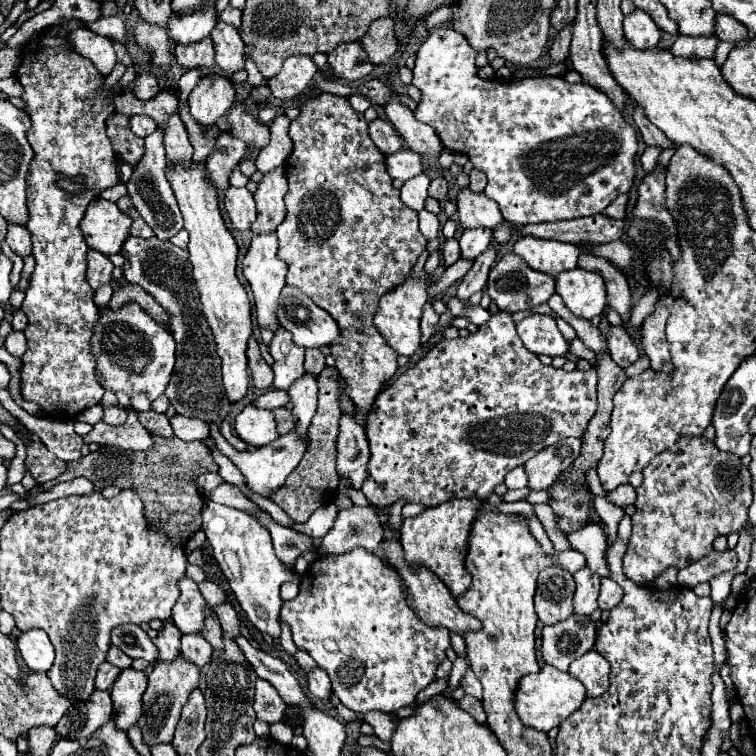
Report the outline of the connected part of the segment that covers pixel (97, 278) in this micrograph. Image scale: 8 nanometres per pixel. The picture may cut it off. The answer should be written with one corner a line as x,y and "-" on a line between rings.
88,251
86,255
86,281
90,283
92,289
98,289
100,285
108,285
112,281
112,271
114,265
110,263
110,259
106,255
102,255
100,251

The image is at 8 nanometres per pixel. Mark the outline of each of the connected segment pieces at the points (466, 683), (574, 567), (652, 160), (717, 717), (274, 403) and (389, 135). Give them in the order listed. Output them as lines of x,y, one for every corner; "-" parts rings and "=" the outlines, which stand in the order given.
470,667
466,669
466,673
464,673
462,681
460,681
460,687
462,687
466,693
470,693
470,695
474,695
474,697
482,699
482,685
480,685
478,677
472,673
472,669
470,669
=
570,549
570,551
554,551
552,559
562,565
564,569
568,569
570,573
576,573
578,569
582,569
586,565
586,559
582,553
578,553
576,549
=
646,147
642,157
640,157
640,163
642,163
642,169
646,175
650,175
654,169
656,169
656,161
658,161
658,155
660,155
660,149
658,147
=
714,667
712,673
712,725
720,731
728,731
732,721
730,721
730,703
728,703
728,693
726,693
726,685
718,673
718,669
=
274,389
274,391
268,391
268,393
260,395
254,403
260,409
278,409
278,407
286,407
288,401
290,401
288,393
282,393
282,391
276,391
=
376,119
370,123
370,137
374,141
374,145
384,153
384,155
392,155
400,149
404,149
404,141
402,137
398,137
398,131
392,129
392,125
388,121

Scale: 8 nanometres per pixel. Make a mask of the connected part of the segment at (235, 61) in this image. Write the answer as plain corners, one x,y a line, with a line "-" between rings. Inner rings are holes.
218,21
210,33
210,39
214,41
216,63
222,71
232,75
244,67
244,43
232,25

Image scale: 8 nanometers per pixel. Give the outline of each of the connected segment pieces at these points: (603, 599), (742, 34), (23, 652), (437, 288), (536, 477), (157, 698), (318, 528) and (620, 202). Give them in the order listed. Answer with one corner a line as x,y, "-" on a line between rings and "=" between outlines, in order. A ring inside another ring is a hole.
602,577
602,587
600,587
600,597
598,597
598,605
602,611
610,611
612,607
616,607
622,601
622,587
612,581
610,577
=
724,13
716,15
716,37
720,41
732,41
732,43
740,43
744,39
748,39
748,29
744,25
738,25
738,21
734,21
734,17
726,17
=
30,629
16,641
20,657
30,671
48,671
54,663
54,647
42,629
=
460,257
452,267
448,267
448,269
442,273
442,277
432,283
432,287
430,287
430,299
434,299
438,293
442,293
442,289
446,289
446,287
450,287
452,283
460,281
460,279
466,275
466,271
470,269
472,263
474,263
474,259
464,259
464,257
=
566,439
558,441
558,445
542,449
542,453
534,455
526,465
526,475
528,475
528,487
530,489
548,489
562,469
570,467
572,461
580,455
580,439
=
178,655
174,661
158,661
150,671
150,683
142,699
142,717
138,721
138,727
142,729
142,737
146,745
156,743
170,743
174,737
176,723
180,719
180,709
188,701
190,693
198,687
200,669
194,667
194,663
186,661
182,655
=
330,503
326,507
320,507
310,517
310,521
304,525
304,533
310,535
310,537
324,537
332,529
336,515
338,515
338,509
336,509
334,503
=
620,195
610,203
610,207
604,211
604,215
612,217
612,219
624,219
626,217
626,205
628,205
628,195

